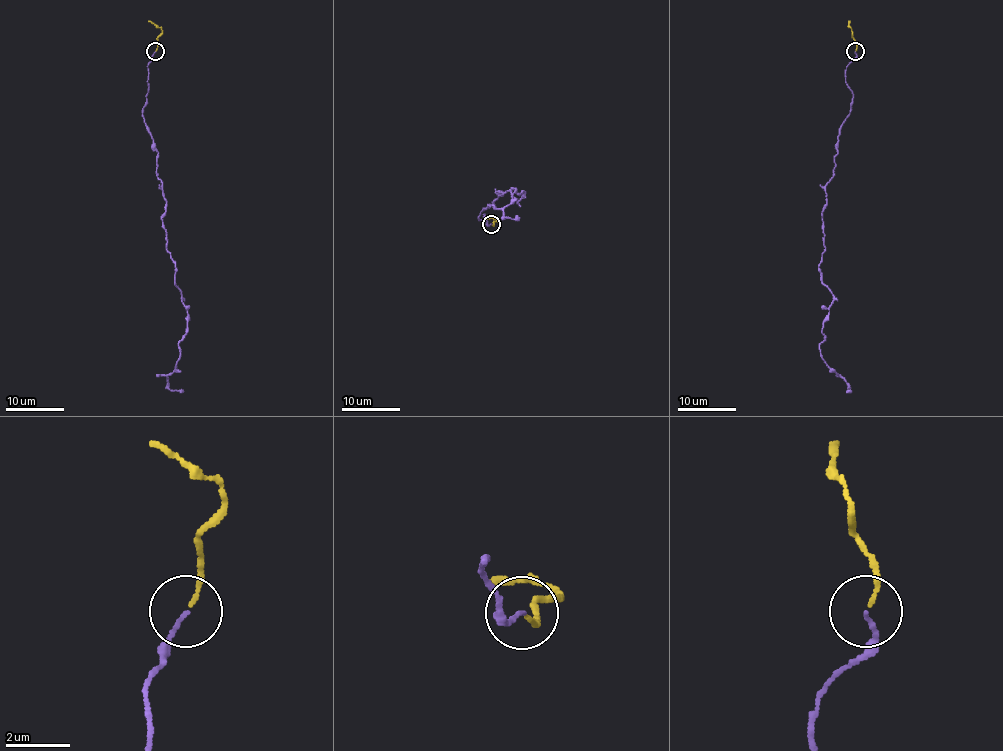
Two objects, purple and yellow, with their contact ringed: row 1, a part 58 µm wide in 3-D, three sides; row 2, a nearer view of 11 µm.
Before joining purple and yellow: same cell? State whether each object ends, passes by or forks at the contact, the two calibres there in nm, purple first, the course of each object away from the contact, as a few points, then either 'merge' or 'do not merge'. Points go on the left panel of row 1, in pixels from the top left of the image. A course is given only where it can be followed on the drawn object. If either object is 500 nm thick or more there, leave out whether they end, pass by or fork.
purple ends there; yellow ends there; 120 nm thick on the purple side, 110 nm on the other; purple runs (154, 51), (143, 116), (157, 152), (166, 250), (187, 308), (187, 330), (168, 376), (174, 391), (184, 391); yellow runs (156, 51), (162, 30), (149, 20); merge

